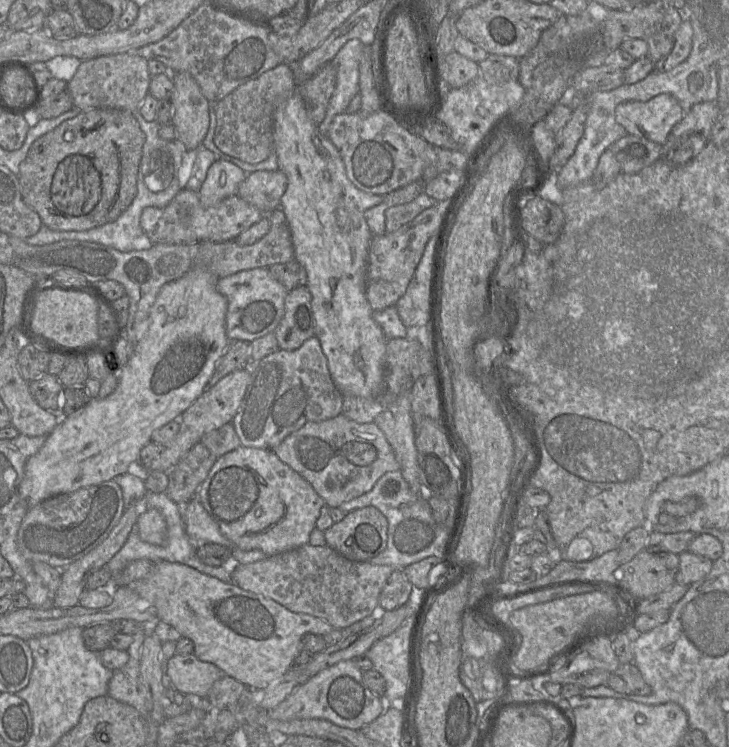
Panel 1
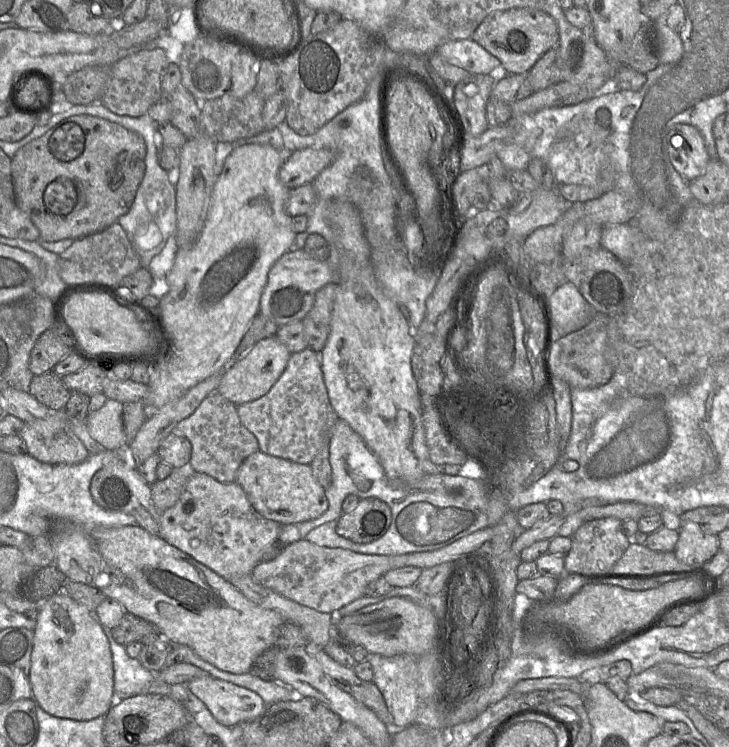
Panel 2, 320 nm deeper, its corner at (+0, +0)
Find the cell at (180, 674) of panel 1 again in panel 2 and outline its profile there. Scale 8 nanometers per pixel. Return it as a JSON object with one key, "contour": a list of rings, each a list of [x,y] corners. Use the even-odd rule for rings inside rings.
{"contour":[[[211,675],[192,679],[186,685],[226,726],[250,722],[266,711],[266,704],[256,692]]]}

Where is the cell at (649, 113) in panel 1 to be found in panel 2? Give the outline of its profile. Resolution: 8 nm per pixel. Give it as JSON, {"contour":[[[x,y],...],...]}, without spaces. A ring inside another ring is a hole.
{"contour":[[[688,124],[674,125],[667,132],[665,142],[671,164],[687,182],[705,172],[711,158],[697,128]]]}

